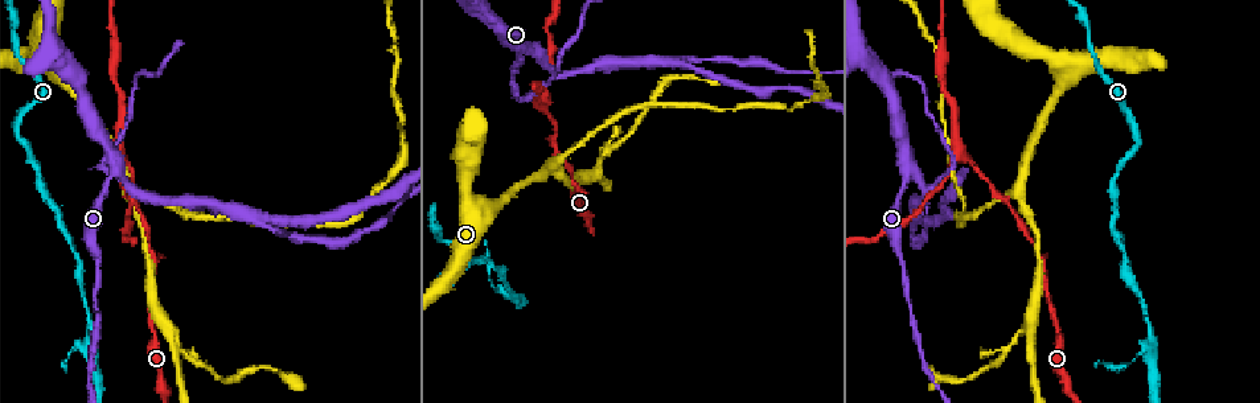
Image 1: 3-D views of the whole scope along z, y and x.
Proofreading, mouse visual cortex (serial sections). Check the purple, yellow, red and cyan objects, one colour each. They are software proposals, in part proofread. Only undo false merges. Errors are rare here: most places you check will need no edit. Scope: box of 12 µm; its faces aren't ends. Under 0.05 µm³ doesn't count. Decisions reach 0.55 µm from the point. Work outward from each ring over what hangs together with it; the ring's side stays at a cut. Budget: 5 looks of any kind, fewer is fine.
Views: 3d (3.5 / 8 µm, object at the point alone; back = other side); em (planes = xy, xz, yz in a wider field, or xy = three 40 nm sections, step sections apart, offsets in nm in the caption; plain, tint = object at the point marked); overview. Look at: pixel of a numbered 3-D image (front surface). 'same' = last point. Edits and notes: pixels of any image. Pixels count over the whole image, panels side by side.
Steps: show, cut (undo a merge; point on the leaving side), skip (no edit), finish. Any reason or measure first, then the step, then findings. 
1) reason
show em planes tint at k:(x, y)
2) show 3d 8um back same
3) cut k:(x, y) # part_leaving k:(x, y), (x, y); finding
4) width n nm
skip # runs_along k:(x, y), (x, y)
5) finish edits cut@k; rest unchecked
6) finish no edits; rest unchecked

arms part here
show 3d 3.5um at 1:(1155, 345)

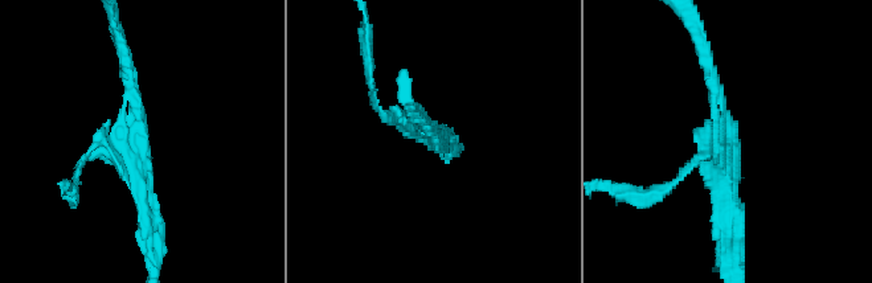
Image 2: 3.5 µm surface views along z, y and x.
show em xy step 2 tint at 2:(138, 142)

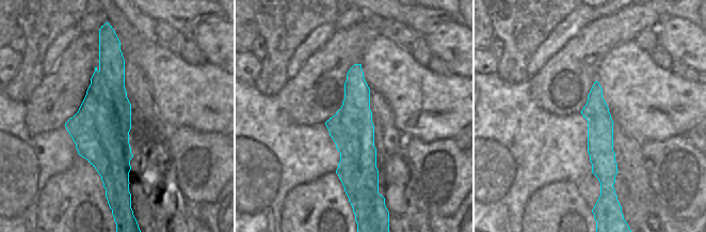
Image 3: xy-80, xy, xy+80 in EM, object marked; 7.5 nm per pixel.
another direction
show em xy step 5 tint same

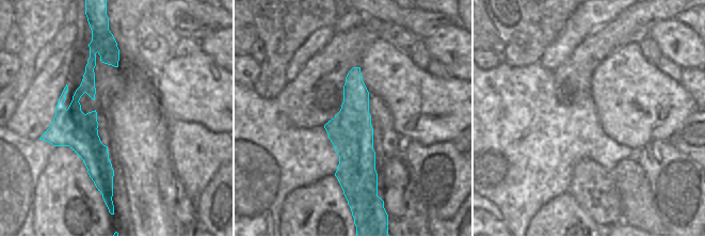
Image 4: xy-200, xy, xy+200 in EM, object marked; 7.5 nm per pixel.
cut 2:(701, 156) # two cells meet here

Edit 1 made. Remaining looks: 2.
two arms in line, one across
show 3d 8um at 1:(137, 191)

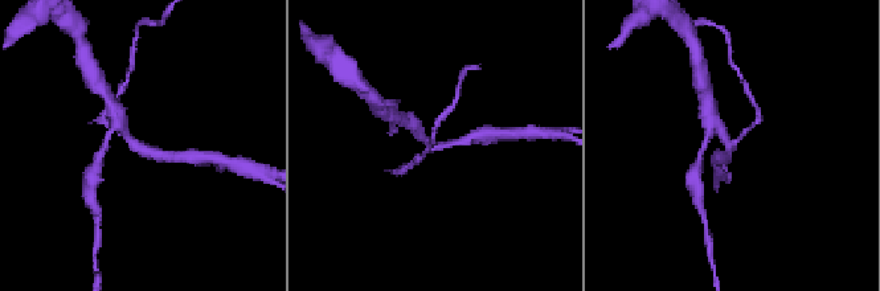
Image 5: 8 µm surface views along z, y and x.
arms 3; arm_widths 150, 250, 350 nm
show em xy step 5 tint at 5:(139, 144)

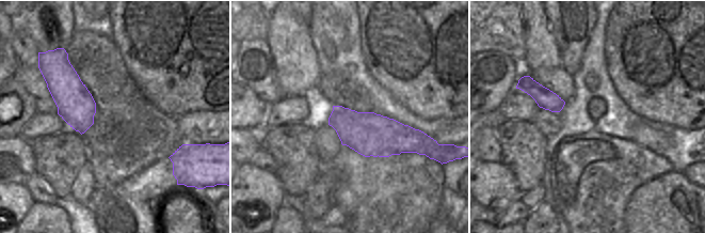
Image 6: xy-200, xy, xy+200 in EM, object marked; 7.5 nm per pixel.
width 320 nm
cut 5:(745, 131) # two cells meet here

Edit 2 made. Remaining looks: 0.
finish edits cut@2, cut@5; rest unchecked

